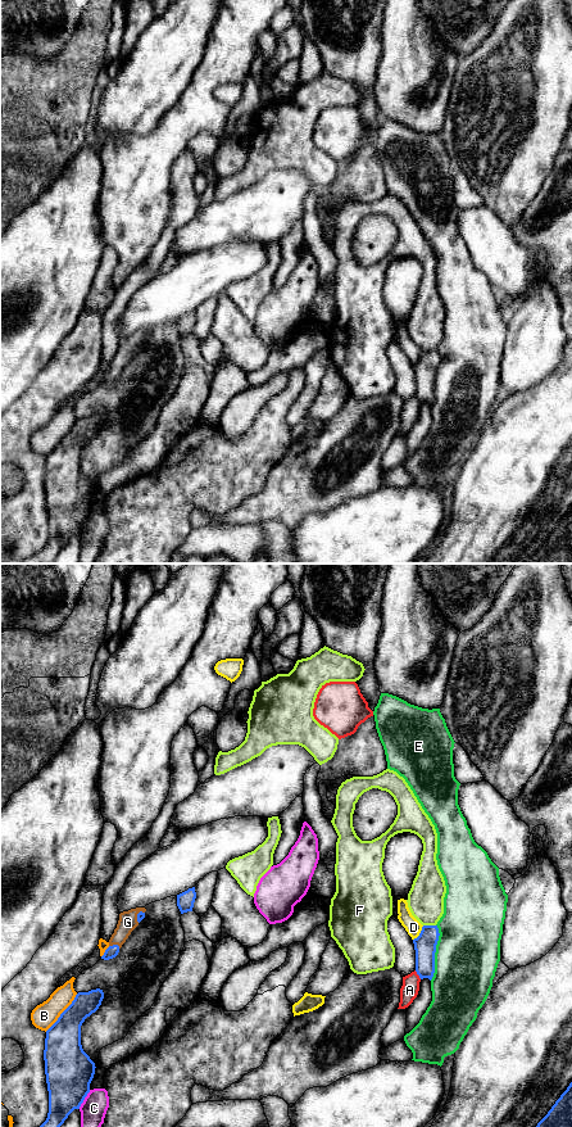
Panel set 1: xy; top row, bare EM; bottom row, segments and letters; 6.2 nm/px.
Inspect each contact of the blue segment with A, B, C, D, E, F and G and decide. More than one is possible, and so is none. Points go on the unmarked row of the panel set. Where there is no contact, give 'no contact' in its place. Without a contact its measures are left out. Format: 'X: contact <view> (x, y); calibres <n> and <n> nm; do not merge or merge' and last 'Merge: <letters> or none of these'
A: contact xy (417, 398); calibres 140 and 110 nm; do not merge
B: contact xy (62, 438); calibres 240 and 160 nm; do not merge
C: contact xy (84, 524); calibres 300 and 160 nm; do not merge
D: contact xy (420, 358); calibres 140 and 100 nm; do not merge
E: contact xy (435, 376); calibres 140 and 400 nm; do not merge
F: contact xy (430, 351); calibres 140 and 220 nm; do not merge
G: contact xy (114, 370); calibres 80 and 120 nm; merge
Merge: G

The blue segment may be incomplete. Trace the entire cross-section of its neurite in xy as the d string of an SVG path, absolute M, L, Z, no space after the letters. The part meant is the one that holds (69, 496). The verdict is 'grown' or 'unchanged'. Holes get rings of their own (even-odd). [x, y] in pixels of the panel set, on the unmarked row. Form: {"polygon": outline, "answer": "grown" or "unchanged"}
{"polygon": "M100 413L78 417L46 456L44 485L49 538L40 552L19 564L55 564L59 552L74 534L80 534L90 517L96 492L82 474L81 451L99 434L103 424Z", "answer": "unchanged"}

